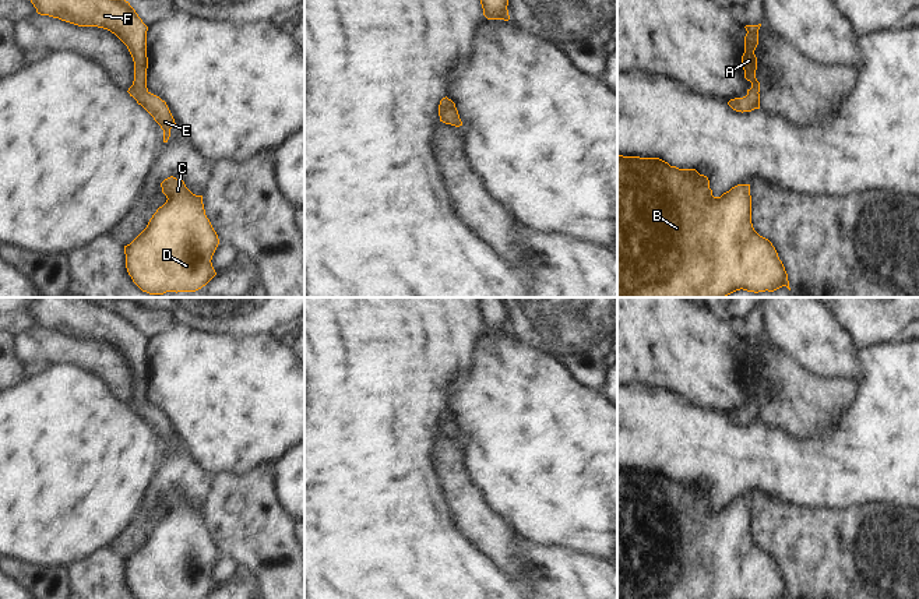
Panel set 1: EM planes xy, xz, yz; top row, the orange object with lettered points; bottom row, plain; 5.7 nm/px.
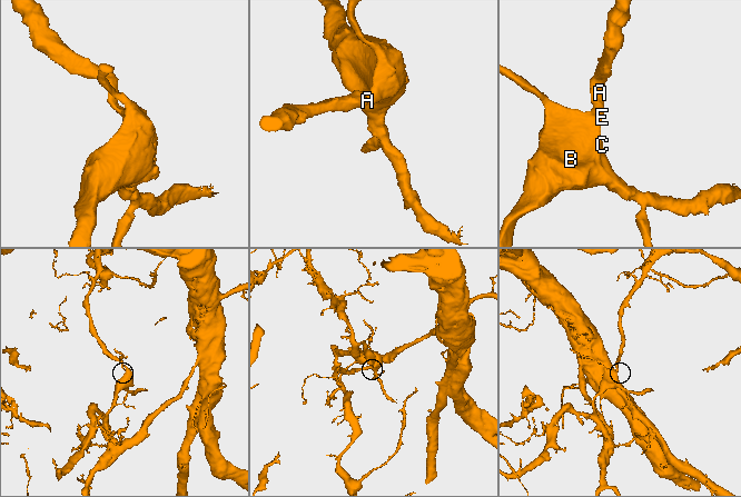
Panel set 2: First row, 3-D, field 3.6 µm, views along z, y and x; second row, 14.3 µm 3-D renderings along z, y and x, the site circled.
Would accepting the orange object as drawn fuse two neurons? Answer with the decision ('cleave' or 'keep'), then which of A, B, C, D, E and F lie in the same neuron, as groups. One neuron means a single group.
keep; A B C D E F

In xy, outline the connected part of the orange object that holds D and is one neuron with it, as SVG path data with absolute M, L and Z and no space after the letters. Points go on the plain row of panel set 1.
M173 489L165 491L161 500L166 515L156 522L147 540L124 559L127 585L137 599L205 599L216 588L211 572L219 552L205 528L203 508L193 507L182 491Z

